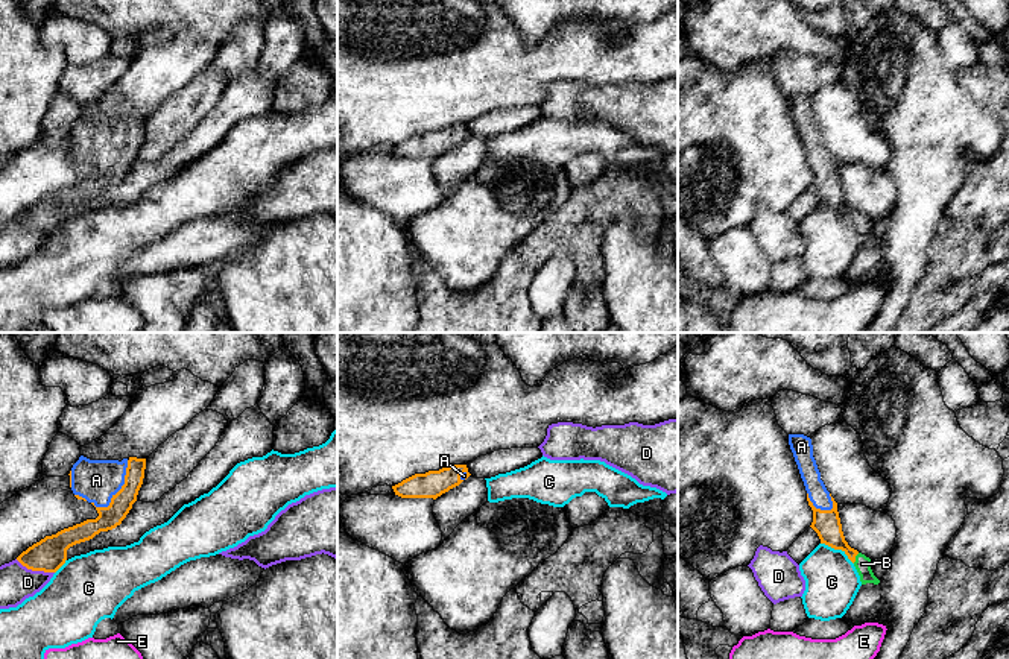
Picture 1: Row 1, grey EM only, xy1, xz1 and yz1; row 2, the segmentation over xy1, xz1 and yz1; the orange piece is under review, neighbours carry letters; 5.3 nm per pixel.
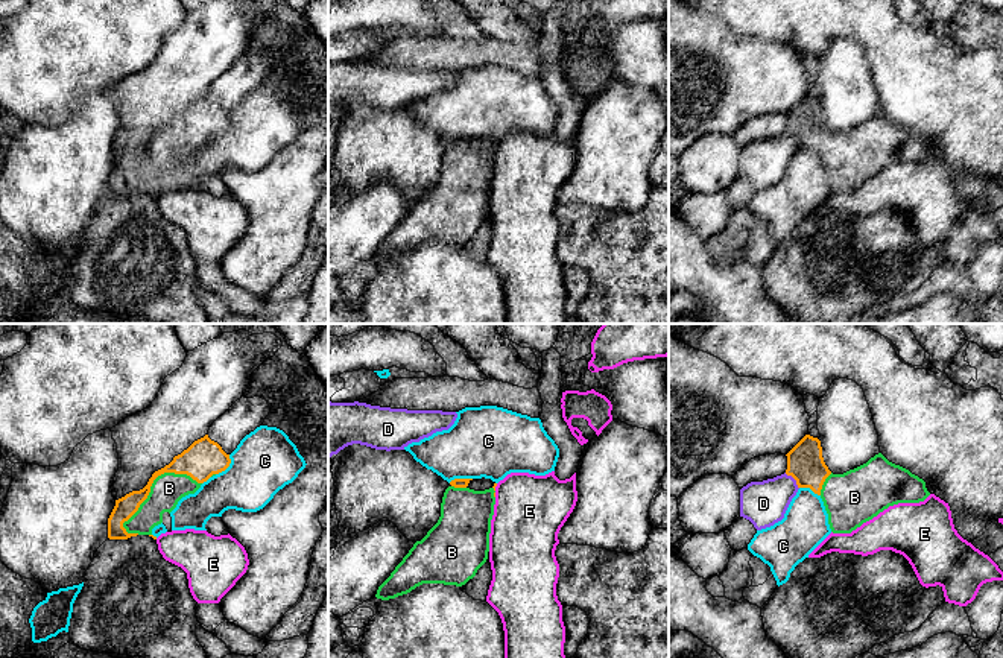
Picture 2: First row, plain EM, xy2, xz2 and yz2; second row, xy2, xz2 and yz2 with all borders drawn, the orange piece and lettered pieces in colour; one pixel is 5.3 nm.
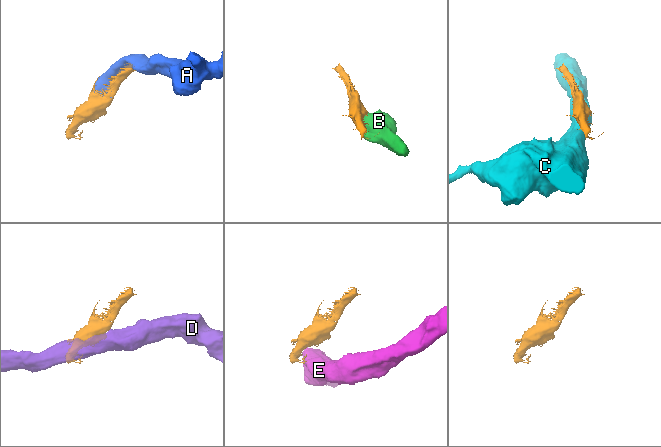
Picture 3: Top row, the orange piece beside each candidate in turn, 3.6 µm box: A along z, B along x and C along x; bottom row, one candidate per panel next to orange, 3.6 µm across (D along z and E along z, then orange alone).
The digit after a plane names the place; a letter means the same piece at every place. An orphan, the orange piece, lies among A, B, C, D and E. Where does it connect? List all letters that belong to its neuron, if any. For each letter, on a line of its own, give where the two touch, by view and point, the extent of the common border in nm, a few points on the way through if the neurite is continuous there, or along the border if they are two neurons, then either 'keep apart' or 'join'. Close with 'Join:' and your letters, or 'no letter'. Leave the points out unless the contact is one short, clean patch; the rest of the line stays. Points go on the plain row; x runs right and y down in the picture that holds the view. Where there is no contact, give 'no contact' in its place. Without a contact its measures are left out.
A: contact xy1 (120, 149); length 300 nm; join
B: contact xy2 (154, 139); length 480 nm; join
C: contact yz1 (838, 208); length 200 nm; keep apart
D: contact xy1 (35, 230); length 220 nm; border xy1 (15, 219), (28, 228), (53, 233); keep apart
E: contact xz2 (496, 145); length 40 nm; border xz2 (497, 143), (494, 149); keep apart
Join: A, B

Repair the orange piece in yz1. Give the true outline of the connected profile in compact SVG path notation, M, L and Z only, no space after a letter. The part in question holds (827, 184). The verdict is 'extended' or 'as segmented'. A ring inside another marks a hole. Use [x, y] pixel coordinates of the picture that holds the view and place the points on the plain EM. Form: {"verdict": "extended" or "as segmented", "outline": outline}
{"verdict": "extended", "outline": "M789 94L789 105L807 150L808 166L813 170L813 182L810 187L818 193L821 203L842 210L854 223L862 244L878 244L880 240L871 229L871 219L851 208L845 200L837 162L821 140L821 132L813 117L811 99L804 94Z"}

